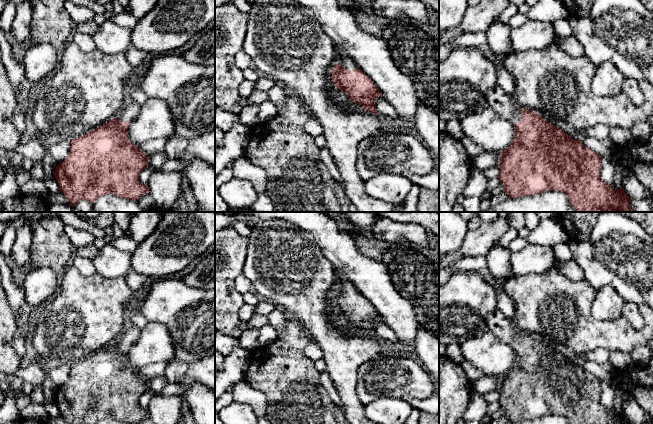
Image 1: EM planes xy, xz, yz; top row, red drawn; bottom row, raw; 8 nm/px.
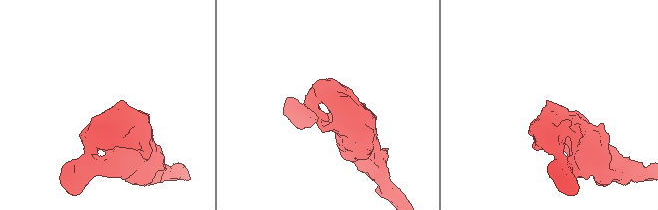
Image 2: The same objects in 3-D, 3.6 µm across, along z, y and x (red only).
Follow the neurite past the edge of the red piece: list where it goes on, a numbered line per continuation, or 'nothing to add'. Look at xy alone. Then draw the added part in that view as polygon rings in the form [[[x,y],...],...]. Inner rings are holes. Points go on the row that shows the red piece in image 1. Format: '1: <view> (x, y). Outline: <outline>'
1: xy (130, 111). Outline: [[[128,99],[124,106],[119,111],[119,113],[117,114],[116,118],[119,121],[131,123],[138,117],[140,108],[141,106],[138,103]]]

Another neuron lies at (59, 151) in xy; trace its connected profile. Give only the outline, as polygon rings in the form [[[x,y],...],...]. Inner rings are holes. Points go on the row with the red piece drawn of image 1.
[[[61,140],[48,147],[49,153],[58,165],[62,163],[69,155],[71,141]]]

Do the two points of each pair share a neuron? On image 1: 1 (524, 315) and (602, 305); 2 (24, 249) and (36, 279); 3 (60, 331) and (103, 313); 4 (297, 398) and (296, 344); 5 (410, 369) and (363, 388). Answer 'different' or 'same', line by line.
1: different
2: different
3: same
4: same
5: same

